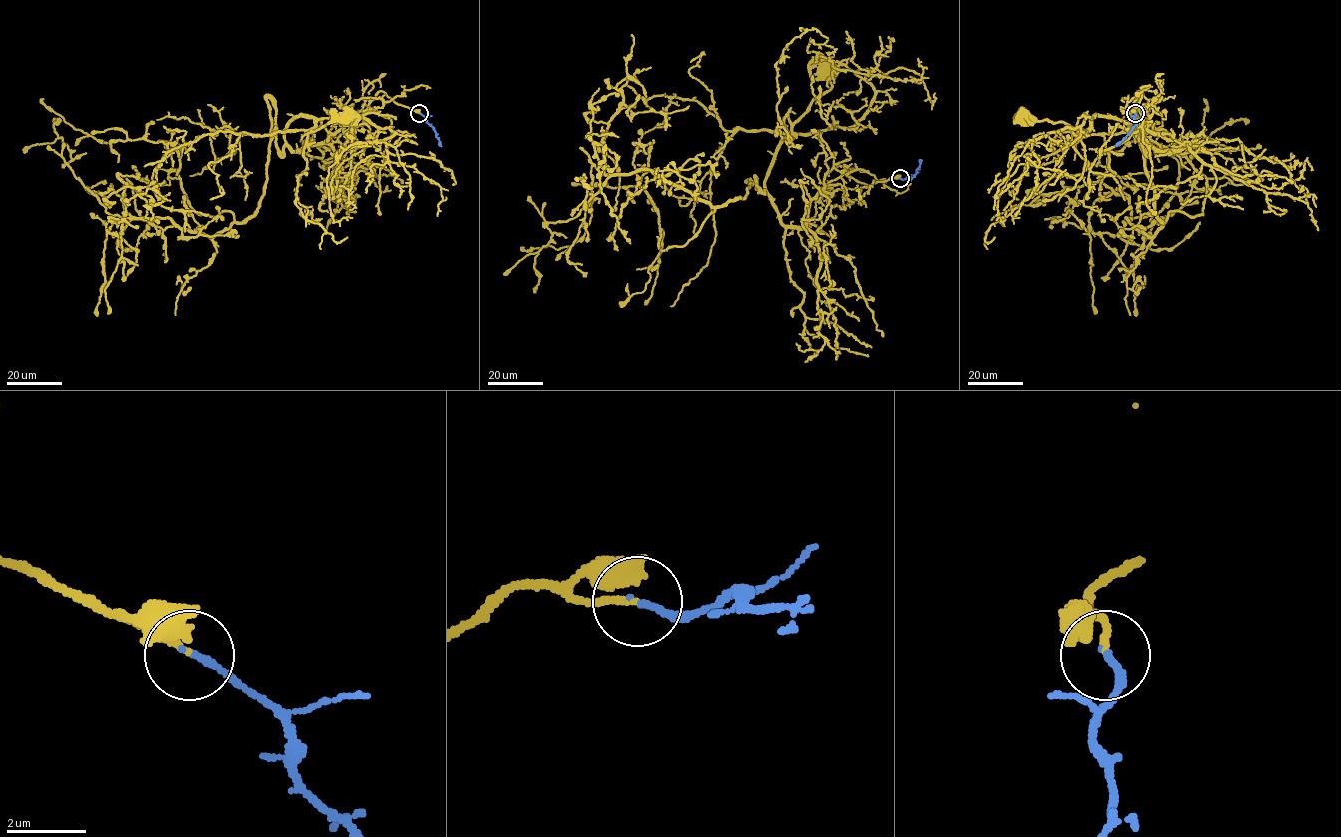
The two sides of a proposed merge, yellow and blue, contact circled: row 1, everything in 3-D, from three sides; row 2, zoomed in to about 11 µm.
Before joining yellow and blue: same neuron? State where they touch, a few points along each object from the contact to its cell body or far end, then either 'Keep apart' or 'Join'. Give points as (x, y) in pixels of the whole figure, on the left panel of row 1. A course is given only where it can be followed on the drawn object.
Place: (419, 113). Course of yellow: (419, 113), (380, 91), (322, 142), (293, 151), (285, 142), (295, 117), (311, 116), (315, 131), (347, 117). Course of blue: (419, 113), (434, 131), (441, 146). Join

